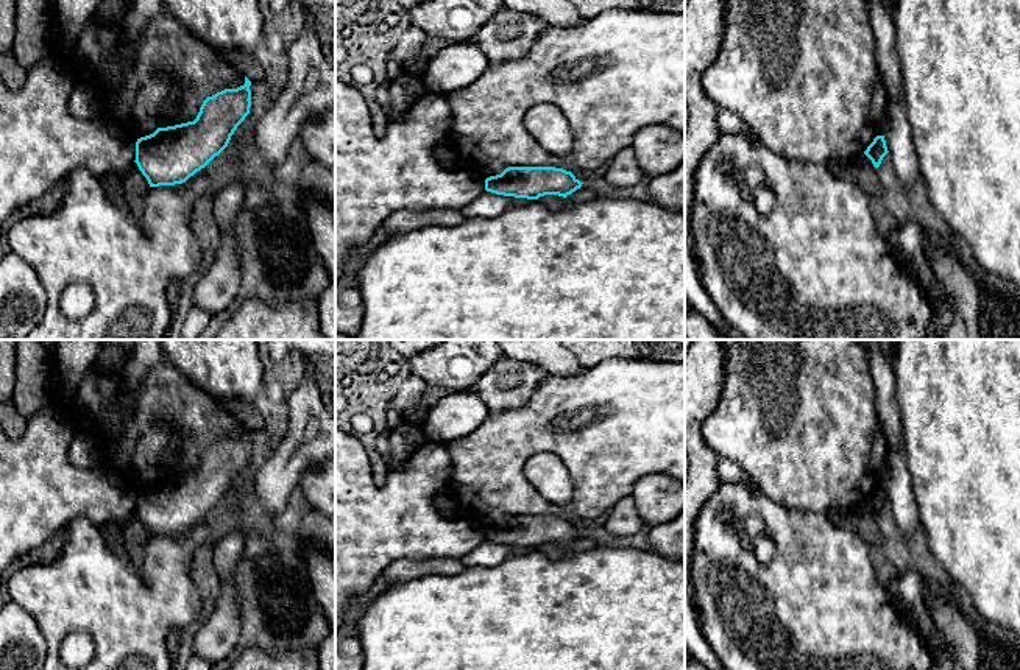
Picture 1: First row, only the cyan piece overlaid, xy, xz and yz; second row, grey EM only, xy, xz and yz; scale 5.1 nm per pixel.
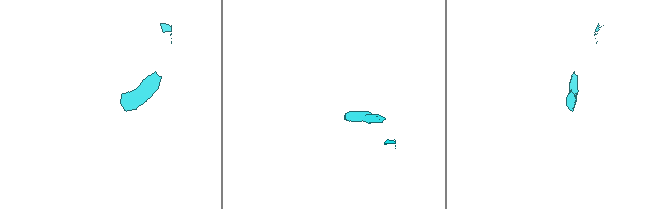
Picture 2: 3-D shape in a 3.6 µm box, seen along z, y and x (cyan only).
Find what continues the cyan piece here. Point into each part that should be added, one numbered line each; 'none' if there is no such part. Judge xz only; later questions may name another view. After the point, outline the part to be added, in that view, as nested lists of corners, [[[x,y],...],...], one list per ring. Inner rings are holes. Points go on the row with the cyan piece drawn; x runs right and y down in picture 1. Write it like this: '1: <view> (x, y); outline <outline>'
none

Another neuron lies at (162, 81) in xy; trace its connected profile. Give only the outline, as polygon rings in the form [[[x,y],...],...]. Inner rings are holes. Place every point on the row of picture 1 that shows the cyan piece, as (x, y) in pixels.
[[[167,12],[150,19],[137,36],[123,31],[122,22],[106,23],[94,16],[73,44],[72,56],[78,81],[92,89],[101,84],[112,87],[109,97],[98,97],[101,115],[125,125],[136,139],[158,128],[193,122],[207,97],[245,84],[240,72]]]

